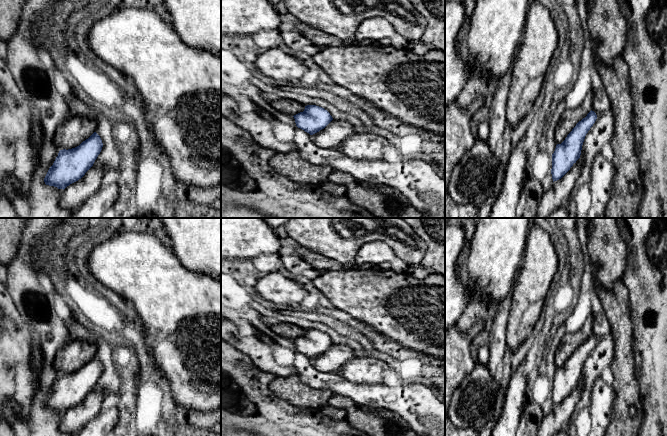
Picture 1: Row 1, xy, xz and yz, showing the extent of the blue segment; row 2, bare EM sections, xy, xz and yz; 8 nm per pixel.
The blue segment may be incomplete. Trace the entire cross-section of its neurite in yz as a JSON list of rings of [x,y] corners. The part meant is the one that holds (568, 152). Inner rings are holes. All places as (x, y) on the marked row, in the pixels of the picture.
[[[590,111],[579,121],[561,144],[557,144],[552,154],[553,182],[561,179],[580,158],[586,134],[597,119],[594,111]]]

